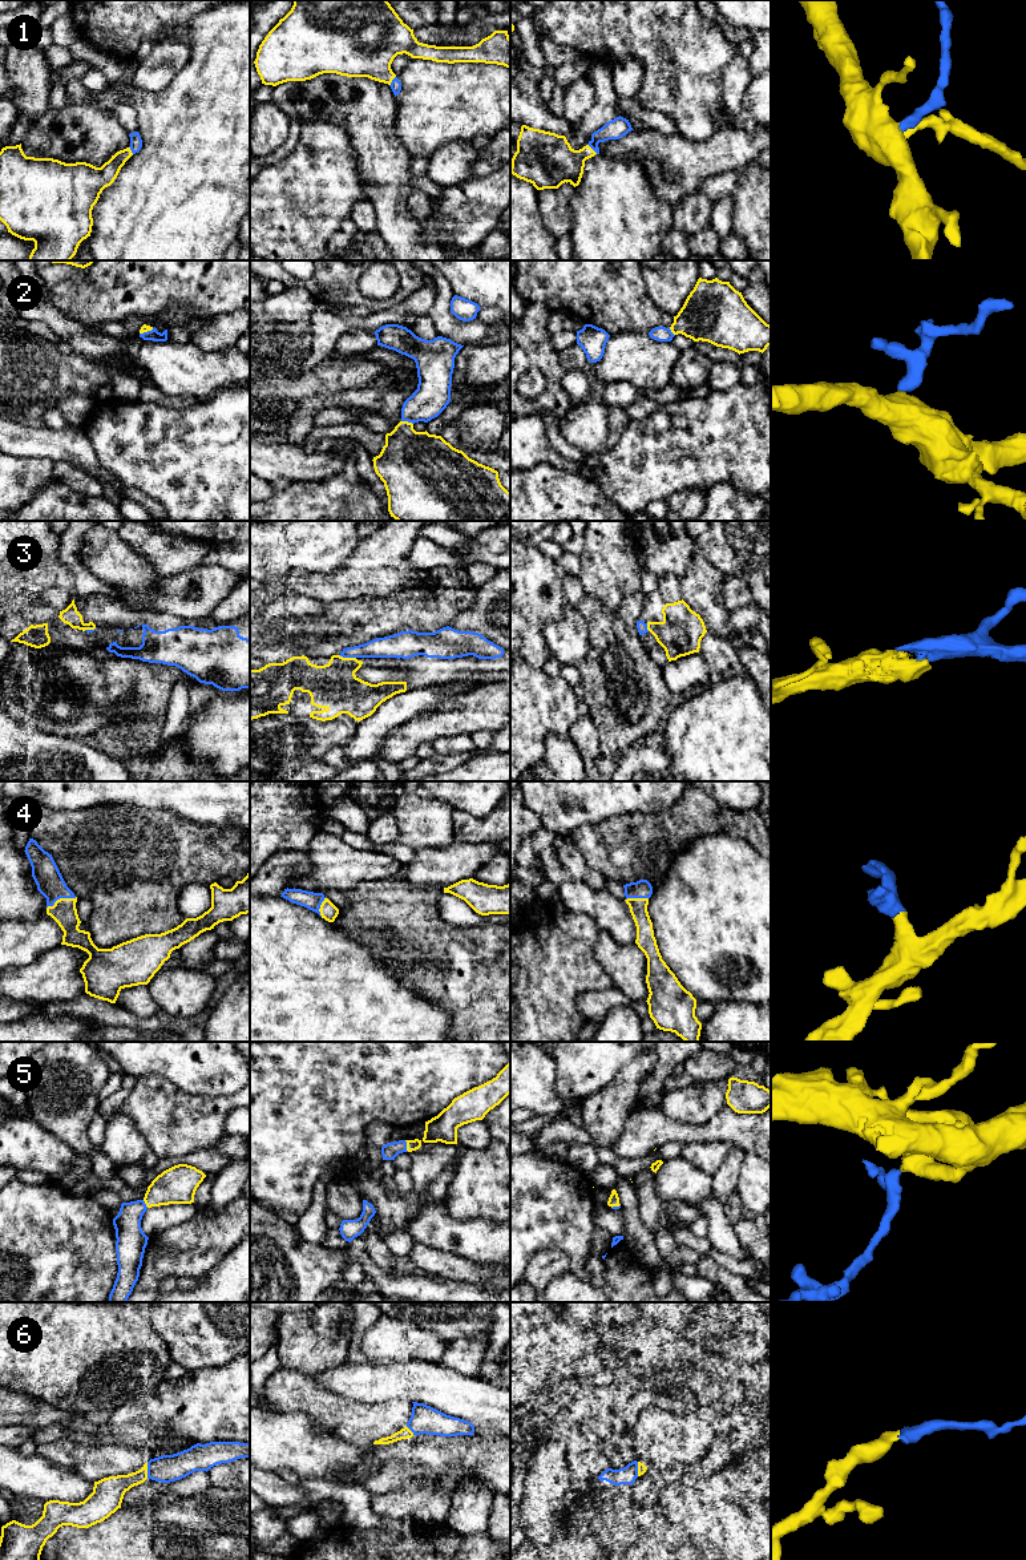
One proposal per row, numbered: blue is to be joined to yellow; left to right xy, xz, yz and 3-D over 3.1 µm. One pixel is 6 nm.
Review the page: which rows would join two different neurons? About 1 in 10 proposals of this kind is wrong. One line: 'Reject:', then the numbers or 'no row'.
Reject: no row

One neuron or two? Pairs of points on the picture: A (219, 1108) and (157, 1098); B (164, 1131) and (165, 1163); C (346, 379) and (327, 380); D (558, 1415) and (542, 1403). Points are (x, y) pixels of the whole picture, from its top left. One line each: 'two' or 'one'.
A: one
B: two
C: one
D: one

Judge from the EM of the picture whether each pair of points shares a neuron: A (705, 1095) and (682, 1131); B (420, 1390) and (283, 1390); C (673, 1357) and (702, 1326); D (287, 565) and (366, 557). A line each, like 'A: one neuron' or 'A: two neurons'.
A: two neurons
B: two neurons
C: two neurons
D: two neurons

